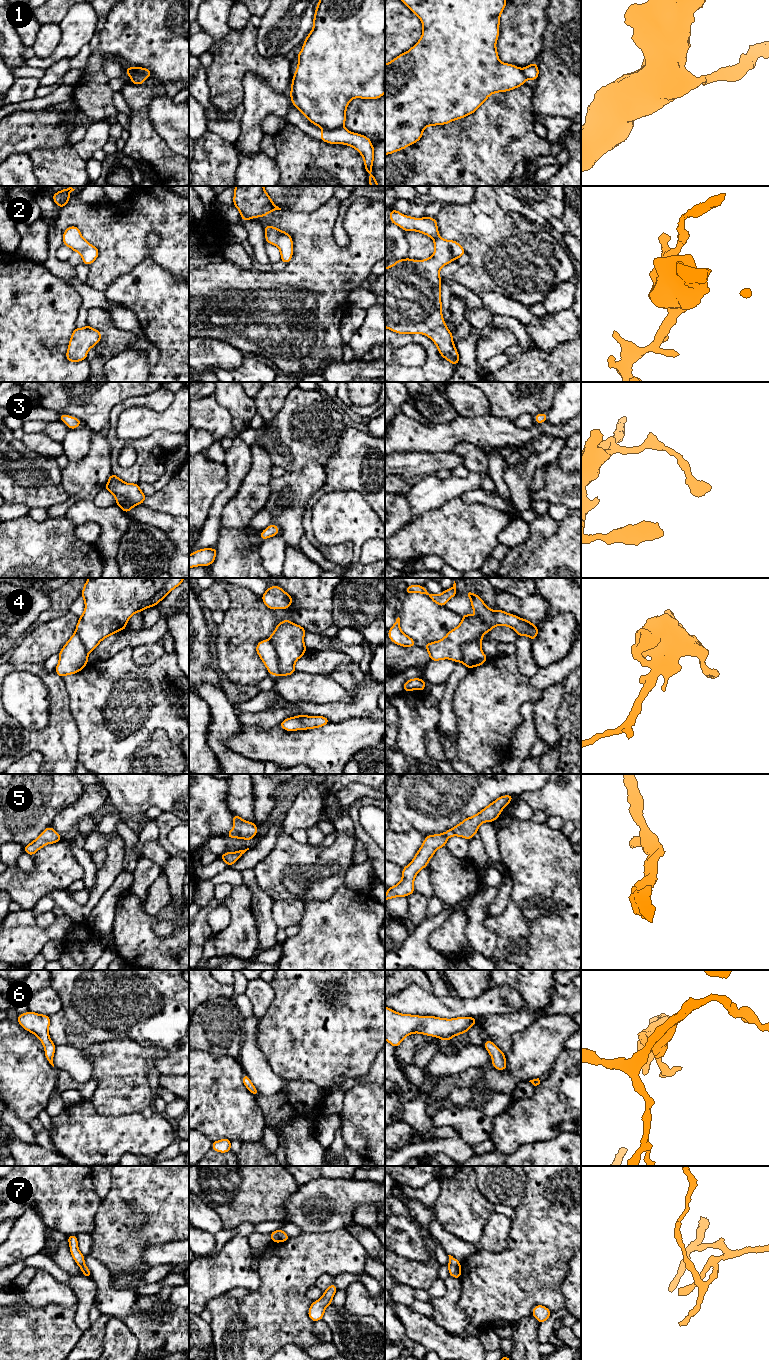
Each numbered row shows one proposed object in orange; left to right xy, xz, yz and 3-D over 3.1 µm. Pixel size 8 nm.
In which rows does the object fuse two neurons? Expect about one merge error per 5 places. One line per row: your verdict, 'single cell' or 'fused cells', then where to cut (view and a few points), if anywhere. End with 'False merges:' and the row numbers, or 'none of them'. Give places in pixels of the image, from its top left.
1: fused cells; cut in xz along (343, 126), (337, 129), (322, 128)
2: single cell; no cut
3: single cell; no cut
4: fused cells; cut in yz along (480, 639), (462, 645), (459, 661)
5: single cell; no cut
6: single cell; no cut
7: single cell; no cut
False merges: 1, 4

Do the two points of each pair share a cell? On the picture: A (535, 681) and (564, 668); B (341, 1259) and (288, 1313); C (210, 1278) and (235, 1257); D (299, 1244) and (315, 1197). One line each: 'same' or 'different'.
A: same
B: same
C: same
D: different

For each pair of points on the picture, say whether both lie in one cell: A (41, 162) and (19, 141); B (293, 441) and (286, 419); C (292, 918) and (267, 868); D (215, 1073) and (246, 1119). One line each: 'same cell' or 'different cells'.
A: different cells
B: same cell
C: different cells
D: same cell

